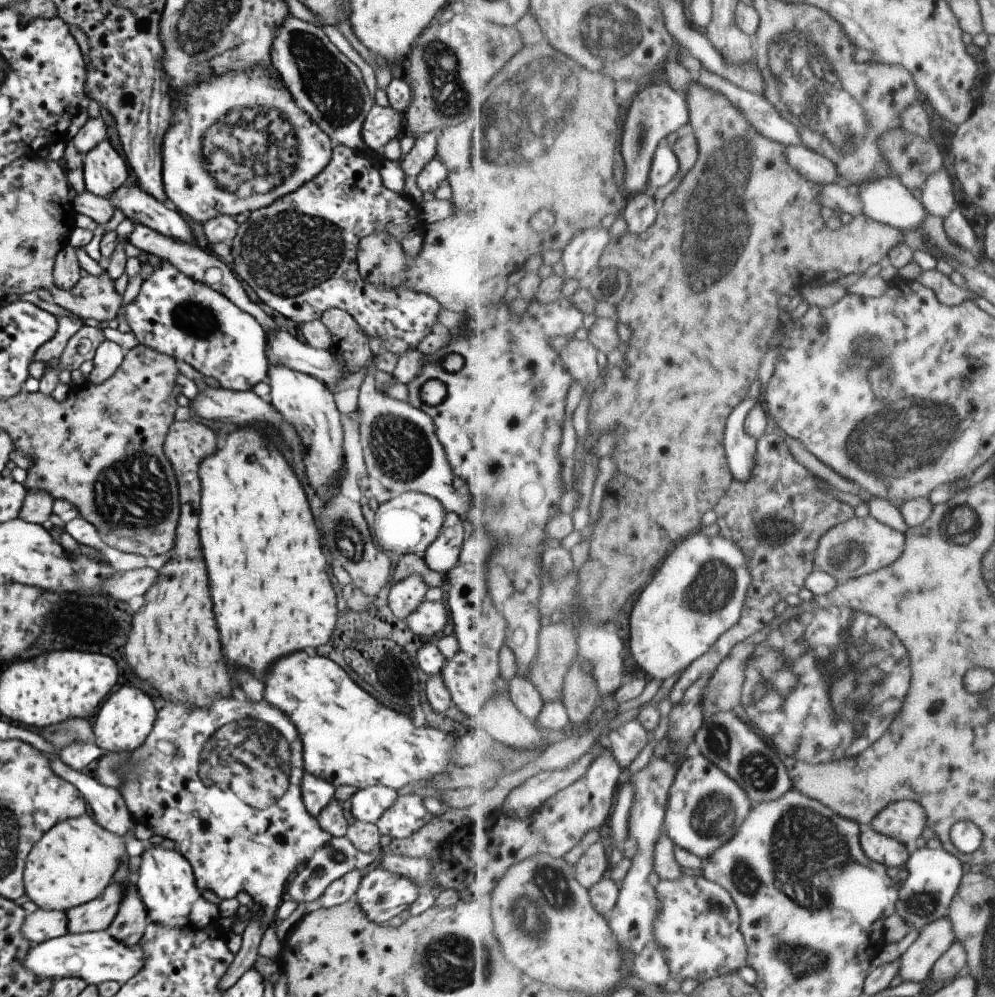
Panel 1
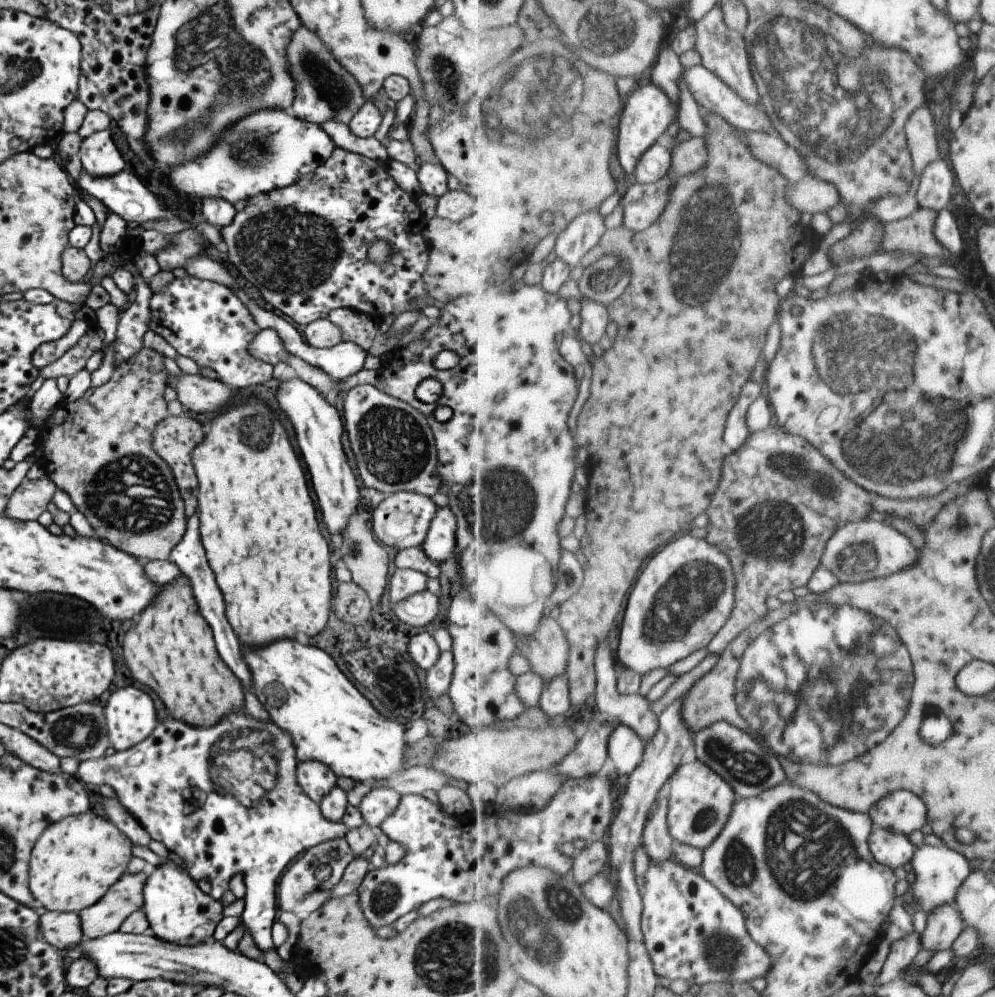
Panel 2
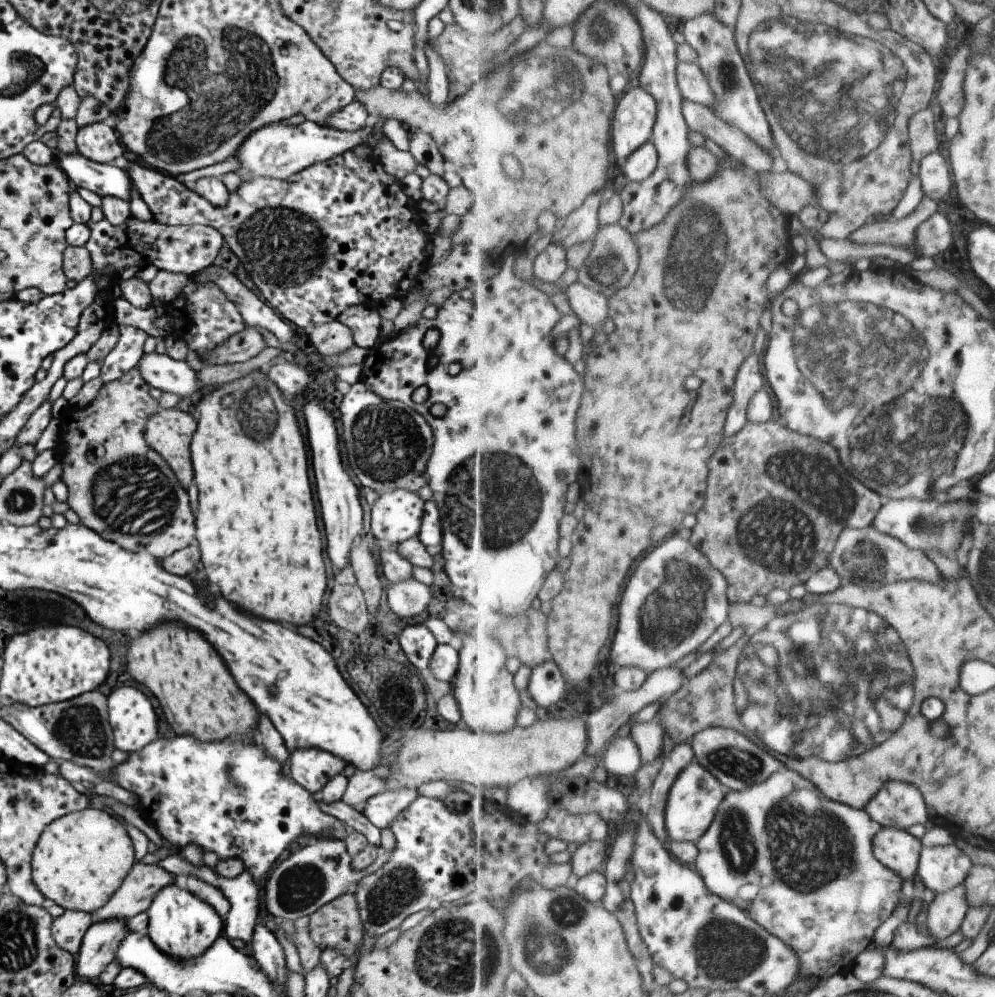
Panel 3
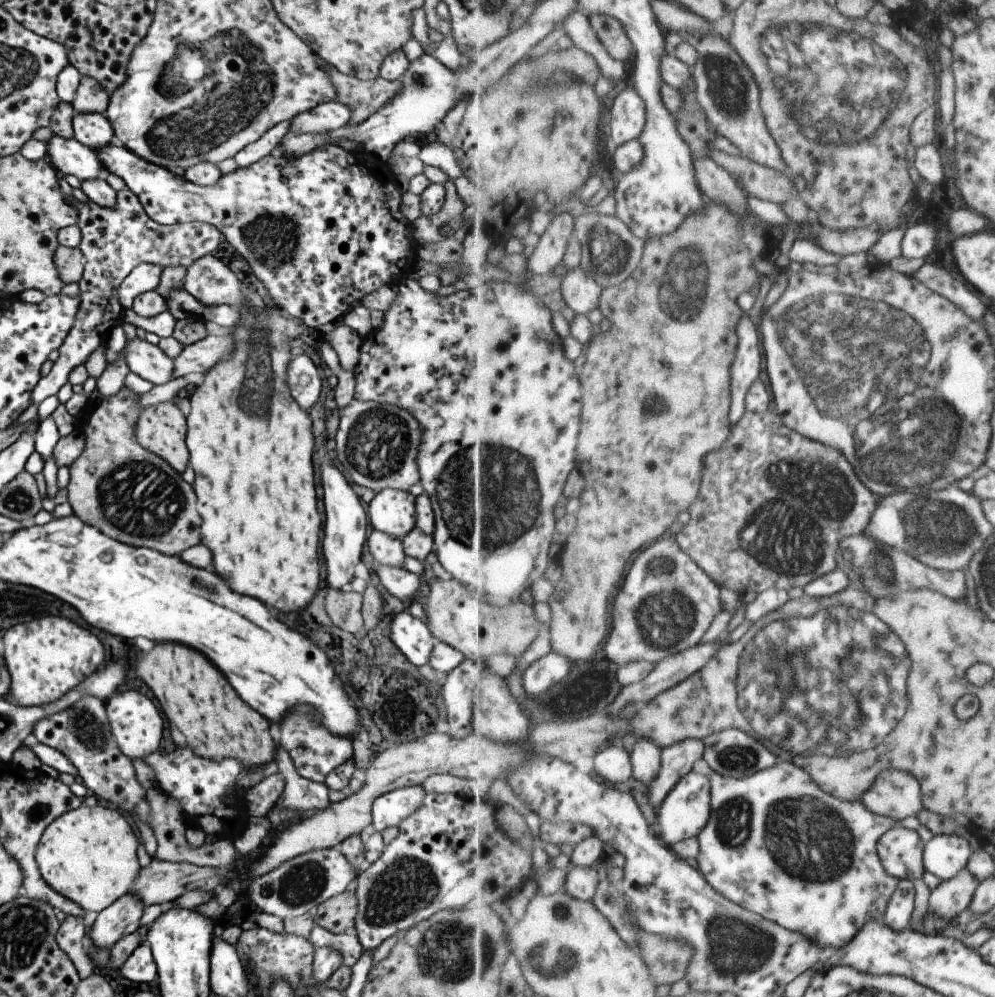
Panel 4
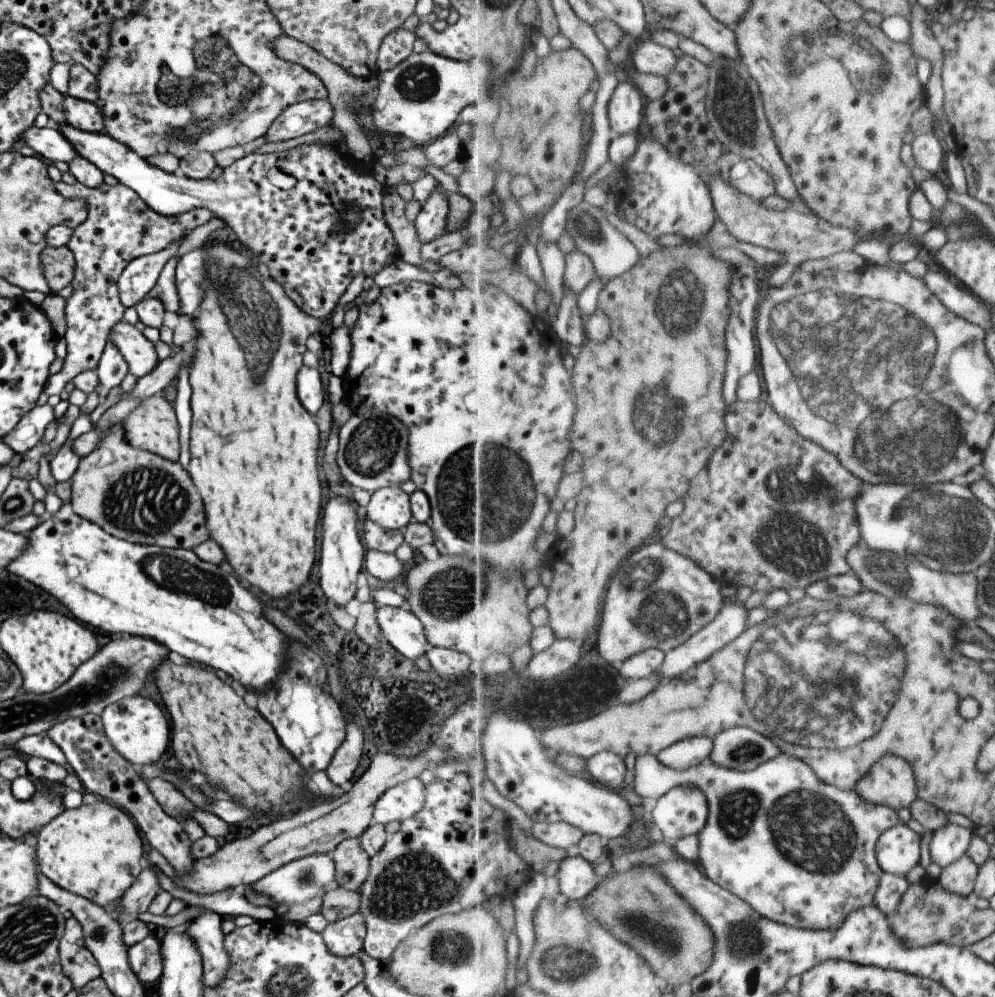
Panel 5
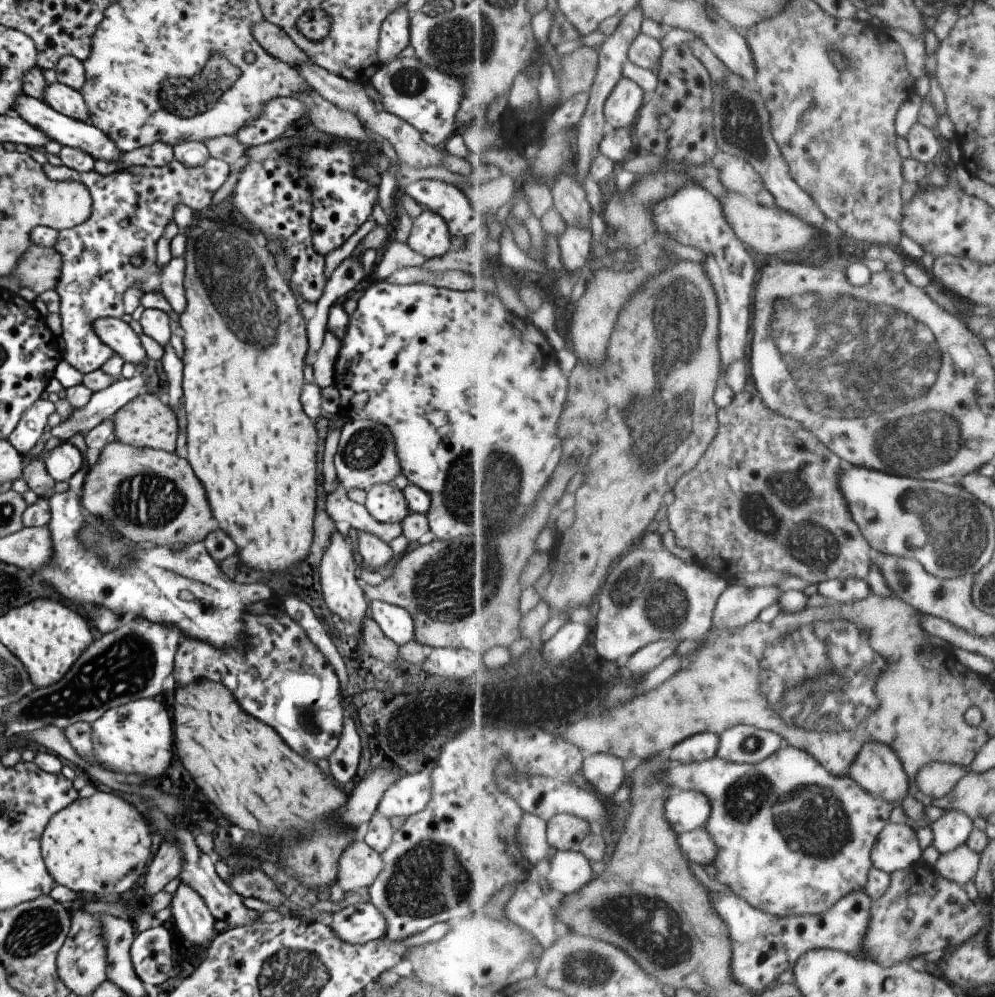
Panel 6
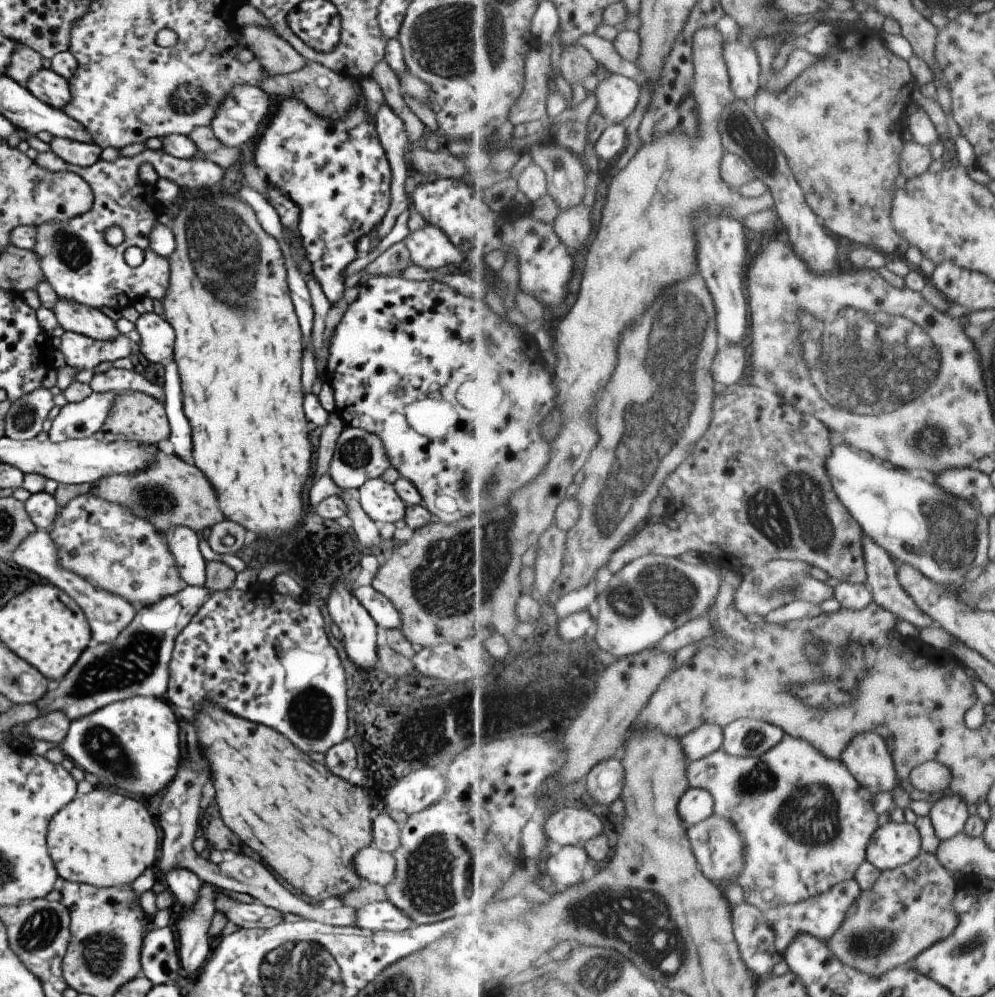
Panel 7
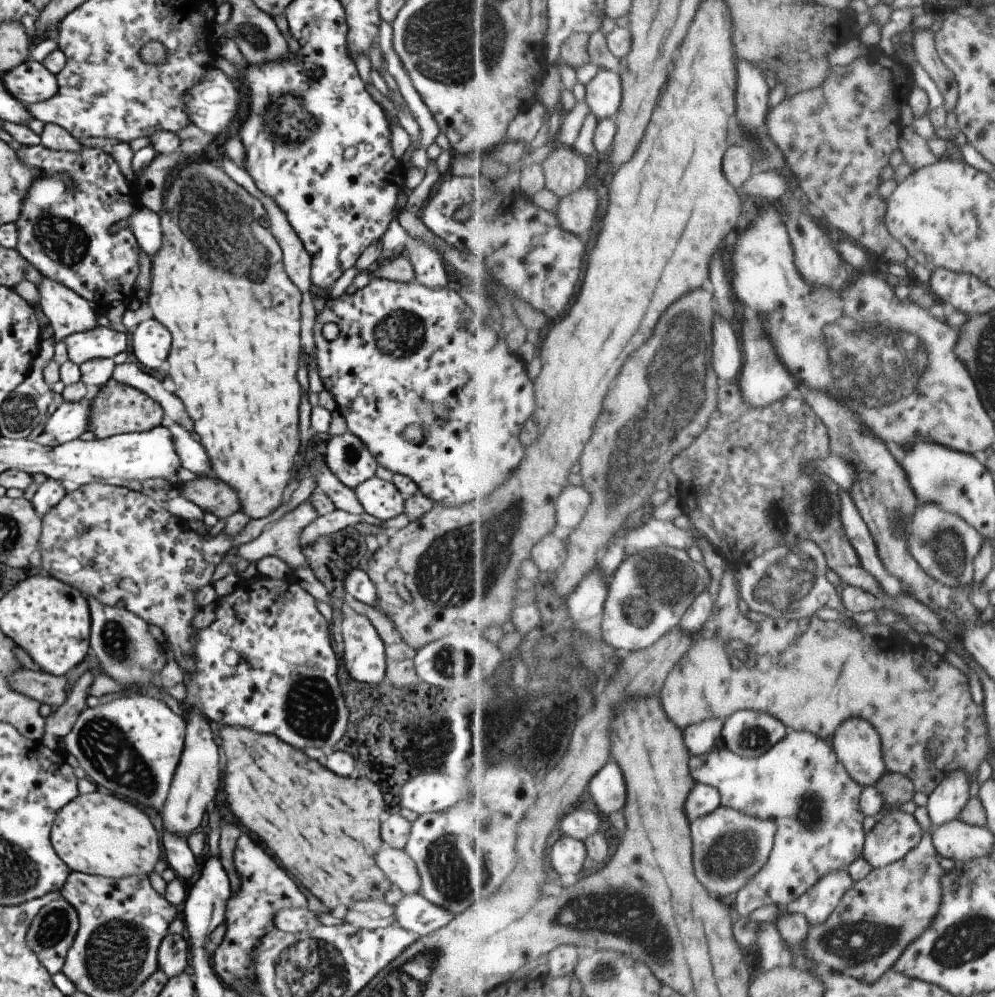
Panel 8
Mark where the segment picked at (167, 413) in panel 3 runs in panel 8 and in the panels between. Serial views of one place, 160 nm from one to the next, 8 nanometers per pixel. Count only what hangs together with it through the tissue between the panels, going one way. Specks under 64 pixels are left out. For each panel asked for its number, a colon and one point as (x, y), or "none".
4: (160, 429)
5: (151, 426)
6: (145, 422)
7: (133, 416)
8: (116, 408)

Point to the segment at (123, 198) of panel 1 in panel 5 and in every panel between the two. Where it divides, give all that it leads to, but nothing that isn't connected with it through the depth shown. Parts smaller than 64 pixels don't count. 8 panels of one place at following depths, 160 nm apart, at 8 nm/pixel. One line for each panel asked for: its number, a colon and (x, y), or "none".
2: (124, 194)
3: (101, 178)
4: (67, 156)
5: (48, 143)

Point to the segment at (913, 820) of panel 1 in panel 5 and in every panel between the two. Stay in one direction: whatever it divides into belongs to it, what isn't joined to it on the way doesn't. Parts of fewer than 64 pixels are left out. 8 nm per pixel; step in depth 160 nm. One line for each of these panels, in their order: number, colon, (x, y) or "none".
2: (903, 811)
3: (901, 804)
4: (897, 793)
5: (892, 782)

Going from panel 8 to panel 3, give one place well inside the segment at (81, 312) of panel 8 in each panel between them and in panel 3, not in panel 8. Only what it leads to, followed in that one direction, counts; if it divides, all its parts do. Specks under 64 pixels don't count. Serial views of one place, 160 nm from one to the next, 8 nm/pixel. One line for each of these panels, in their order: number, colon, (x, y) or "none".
3: (160, 371)
4: (145, 360)
5: (137, 352)
6: (114, 333)
7: (72, 317)

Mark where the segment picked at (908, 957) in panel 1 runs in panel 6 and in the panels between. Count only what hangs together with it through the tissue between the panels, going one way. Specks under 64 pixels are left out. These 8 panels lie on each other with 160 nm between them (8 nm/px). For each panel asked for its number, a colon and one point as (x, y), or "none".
2: (945, 924)
3: (945, 916)
4: (950, 897)
5: (960, 878)
6: (961, 866)

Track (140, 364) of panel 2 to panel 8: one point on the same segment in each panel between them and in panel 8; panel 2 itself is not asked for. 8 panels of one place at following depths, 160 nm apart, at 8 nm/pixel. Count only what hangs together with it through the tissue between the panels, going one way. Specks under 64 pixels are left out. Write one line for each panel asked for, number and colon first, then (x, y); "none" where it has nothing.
3: (121, 489)
4: (129, 494)
5: (131, 494)
6: (150, 497)
7: (168, 492)
8: (212, 495)

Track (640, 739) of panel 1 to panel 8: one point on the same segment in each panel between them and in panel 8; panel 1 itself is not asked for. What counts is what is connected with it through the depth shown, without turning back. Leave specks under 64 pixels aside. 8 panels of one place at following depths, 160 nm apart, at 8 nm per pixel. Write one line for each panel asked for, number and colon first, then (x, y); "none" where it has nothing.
2: (626, 748)
3: (622, 758)
4: (613, 764)
5: (607, 767)
6: (604, 771)
7: (606, 782)
8: (609, 787)

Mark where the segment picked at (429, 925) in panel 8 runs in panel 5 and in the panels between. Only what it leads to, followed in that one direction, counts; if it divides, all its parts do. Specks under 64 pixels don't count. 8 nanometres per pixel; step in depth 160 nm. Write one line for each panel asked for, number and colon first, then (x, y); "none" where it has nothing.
5: (345, 937)
6: (357, 923)
7: (378, 916)

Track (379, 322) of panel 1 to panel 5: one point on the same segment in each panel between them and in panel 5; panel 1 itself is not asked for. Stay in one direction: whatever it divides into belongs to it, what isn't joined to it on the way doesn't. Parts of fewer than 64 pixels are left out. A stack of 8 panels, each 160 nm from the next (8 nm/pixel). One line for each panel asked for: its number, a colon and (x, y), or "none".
2: (304, 247)
3: (341, 232)
4: (321, 230)
5: (298, 233)

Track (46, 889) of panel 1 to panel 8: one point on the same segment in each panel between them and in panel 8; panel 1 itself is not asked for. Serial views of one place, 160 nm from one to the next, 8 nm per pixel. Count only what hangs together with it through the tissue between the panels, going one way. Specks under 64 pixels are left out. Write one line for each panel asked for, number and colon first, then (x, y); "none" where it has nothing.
2: (74, 861)
3: (79, 860)
4: (88, 855)
5: (94, 851)
6: (100, 845)
7: (103, 839)
8: (96, 833)

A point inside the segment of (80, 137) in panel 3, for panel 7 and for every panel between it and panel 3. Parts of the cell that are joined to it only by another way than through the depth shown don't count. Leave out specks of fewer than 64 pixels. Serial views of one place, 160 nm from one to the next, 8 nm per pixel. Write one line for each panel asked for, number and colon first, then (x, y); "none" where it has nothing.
4: (92, 130)
5: (80, 114)
6: (61, 99)
7: (53, 90)

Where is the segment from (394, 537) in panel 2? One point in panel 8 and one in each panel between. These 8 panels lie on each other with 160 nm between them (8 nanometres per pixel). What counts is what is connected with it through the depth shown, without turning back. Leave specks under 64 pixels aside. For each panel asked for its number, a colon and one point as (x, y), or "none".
3: (395, 516)
4: (391, 511)
5: (389, 507)
6: (384, 502)
7: (378, 500)
8: (380, 498)

